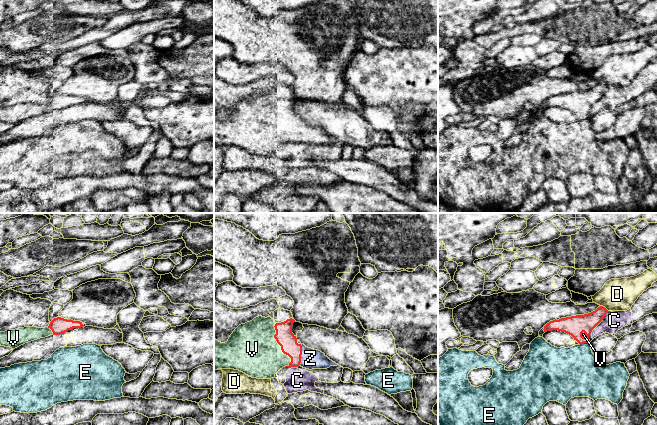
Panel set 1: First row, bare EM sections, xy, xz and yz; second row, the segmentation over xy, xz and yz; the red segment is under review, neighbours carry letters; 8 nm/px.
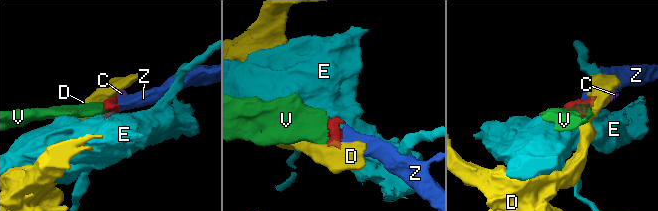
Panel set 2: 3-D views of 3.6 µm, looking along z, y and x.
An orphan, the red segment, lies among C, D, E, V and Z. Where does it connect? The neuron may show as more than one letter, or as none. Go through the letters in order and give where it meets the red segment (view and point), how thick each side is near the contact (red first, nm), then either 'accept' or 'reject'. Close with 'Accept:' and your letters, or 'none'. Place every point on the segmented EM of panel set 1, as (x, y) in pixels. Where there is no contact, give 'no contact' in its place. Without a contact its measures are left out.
C: yz (605, 315) | 160/160 nm | reject
D: yz (604, 307) | 150/260 nm | reject
E: yz (583, 343) | 160/400 nm | reject
V: xz (280, 345) | 150/400 nm | accept
Z: xz (301, 354) | 150/160 nm | accept
Accept: V, Z

